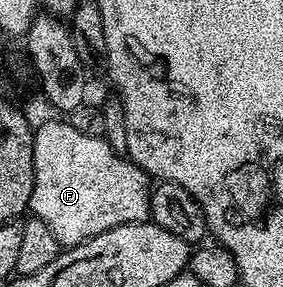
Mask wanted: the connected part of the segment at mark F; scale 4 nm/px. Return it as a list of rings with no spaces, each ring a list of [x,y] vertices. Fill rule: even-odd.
[[[66,120],[47,121],[34,135],[35,178],[29,209],[57,235],[60,246],[79,245],[113,227],[150,218],[152,186],[147,174],[124,154],[115,153],[106,139],[81,135]]]

